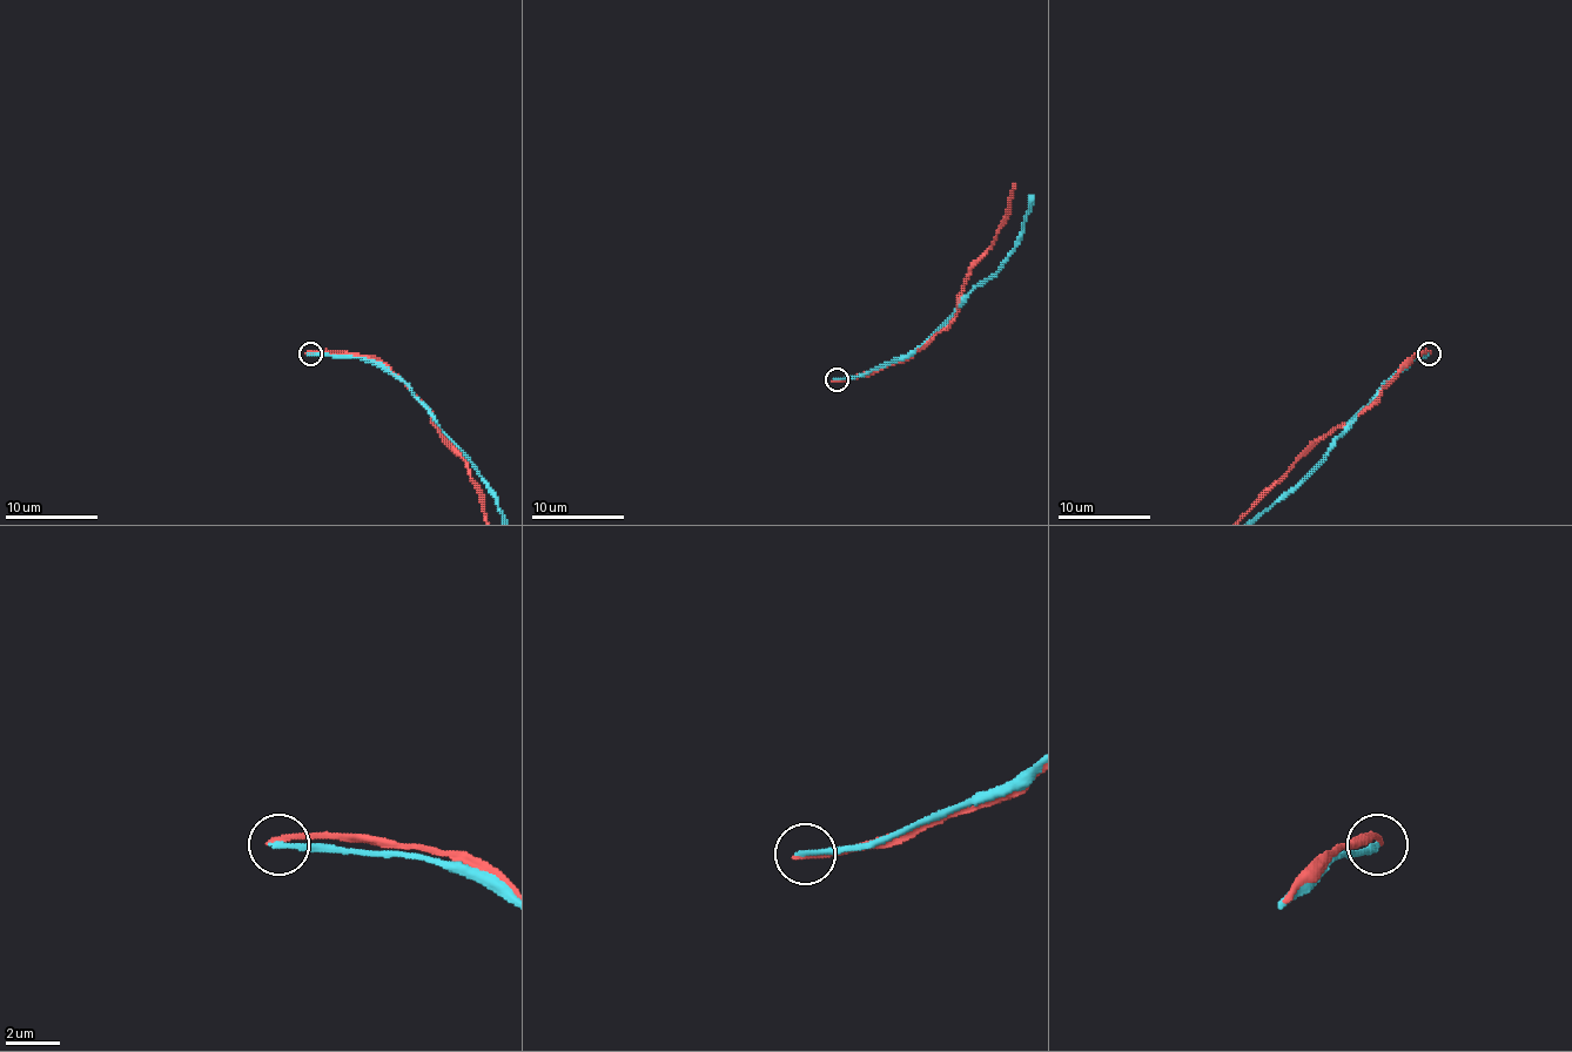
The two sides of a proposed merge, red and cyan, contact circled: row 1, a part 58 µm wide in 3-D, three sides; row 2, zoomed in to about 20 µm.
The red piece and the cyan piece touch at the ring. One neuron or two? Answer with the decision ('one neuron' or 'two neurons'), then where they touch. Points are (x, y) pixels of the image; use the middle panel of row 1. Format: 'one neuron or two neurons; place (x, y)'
two neurons; place (837, 379)

